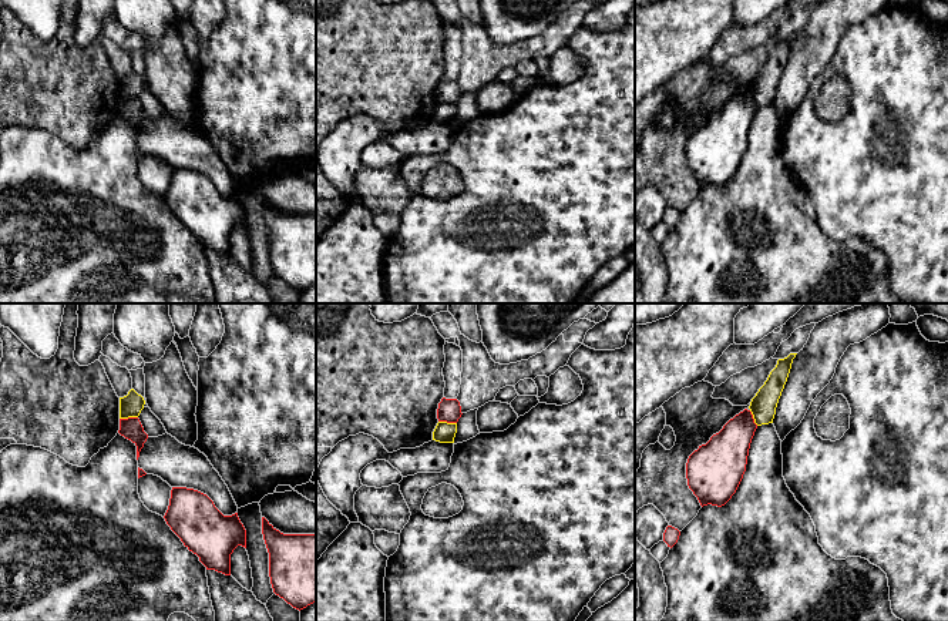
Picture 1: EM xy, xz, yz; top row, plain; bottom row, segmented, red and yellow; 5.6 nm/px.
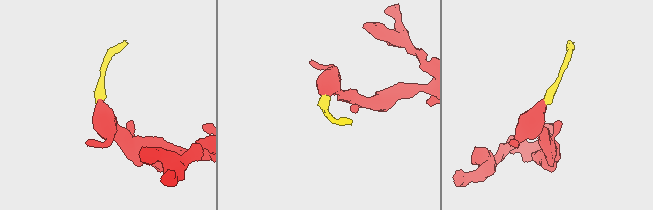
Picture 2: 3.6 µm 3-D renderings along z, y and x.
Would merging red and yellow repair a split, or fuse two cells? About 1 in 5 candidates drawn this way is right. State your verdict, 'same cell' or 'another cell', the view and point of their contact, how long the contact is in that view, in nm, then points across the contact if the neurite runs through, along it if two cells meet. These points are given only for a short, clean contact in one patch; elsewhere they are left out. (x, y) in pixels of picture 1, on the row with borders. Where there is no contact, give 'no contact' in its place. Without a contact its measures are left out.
another cell; contact xy (128, 418); length 110 nm; border xy (137, 416), (120, 419)

